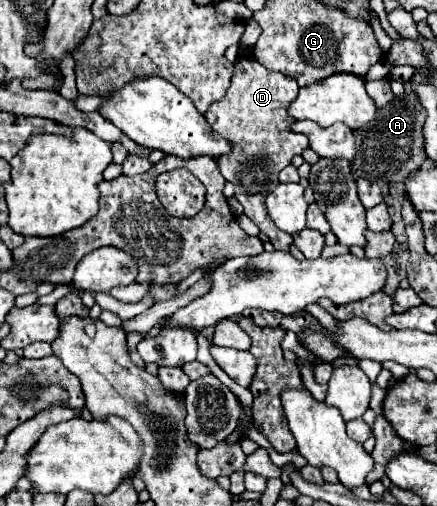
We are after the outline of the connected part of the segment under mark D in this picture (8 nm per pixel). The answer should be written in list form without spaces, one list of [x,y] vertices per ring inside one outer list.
[[[242,55],[234,63],[232,85],[226,97],[220,103],[214,103],[204,113],[210,127],[232,145],[232,151],[228,155],[218,157],[220,173],[226,181],[238,187],[234,197],[242,203],[244,213],[260,227],[260,231],[270,237],[278,251],[288,251],[292,237],[272,223],[264,201],[268,197],[268,191],[274,191],[274,187],[278,185],[278,173],[286,165],[290,165],[294,155],[300,155],[308,147],[306,135],[290,131],[290,123],[294,123],[294,119],[288,115],[288,105],[296,99],[296,95],[296,79],[282,73],[272,73],[256,59]]]

